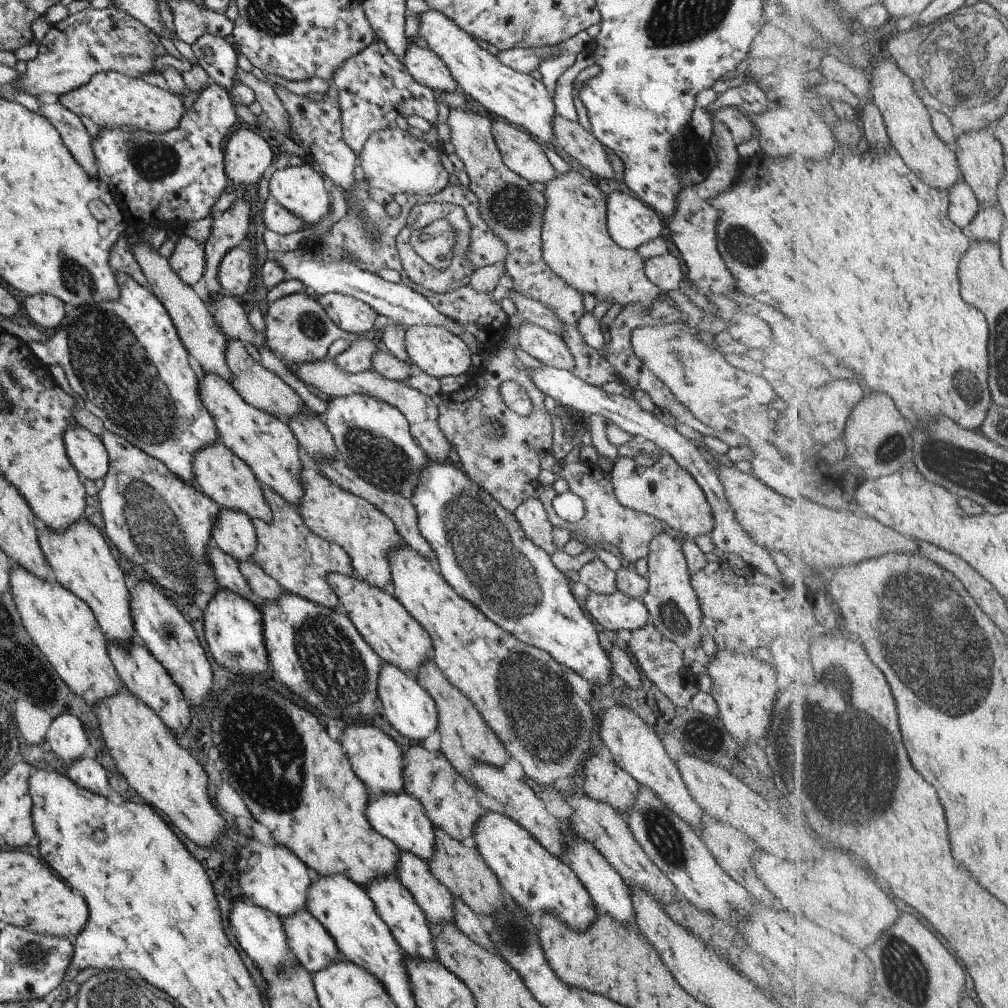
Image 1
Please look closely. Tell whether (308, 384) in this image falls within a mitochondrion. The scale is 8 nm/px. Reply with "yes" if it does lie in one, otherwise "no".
no

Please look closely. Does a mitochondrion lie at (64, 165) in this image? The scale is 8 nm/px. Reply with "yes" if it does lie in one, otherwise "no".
no

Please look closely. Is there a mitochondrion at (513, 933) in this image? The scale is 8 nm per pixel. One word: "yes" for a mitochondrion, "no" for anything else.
yes

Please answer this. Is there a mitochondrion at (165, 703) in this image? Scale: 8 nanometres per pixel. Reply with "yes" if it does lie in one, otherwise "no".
no

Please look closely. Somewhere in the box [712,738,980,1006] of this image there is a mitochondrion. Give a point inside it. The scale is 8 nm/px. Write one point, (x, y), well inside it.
(902, 962)

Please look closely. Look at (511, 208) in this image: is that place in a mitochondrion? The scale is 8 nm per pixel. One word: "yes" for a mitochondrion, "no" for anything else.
yes

